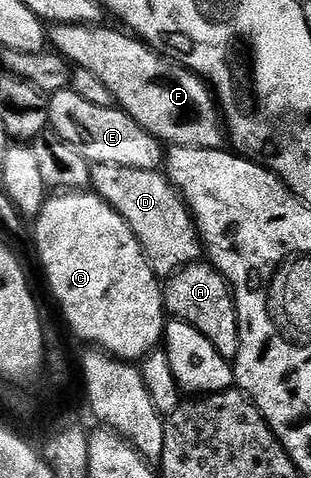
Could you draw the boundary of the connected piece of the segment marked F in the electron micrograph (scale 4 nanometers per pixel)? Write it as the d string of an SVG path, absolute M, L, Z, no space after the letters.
M53 23L48 28L47 39L66 63L95 73L111 91L114 104L162 144L195 149L224 148L227 128L216 94L209 84L194 71L174 63L132 34L105 26Z

